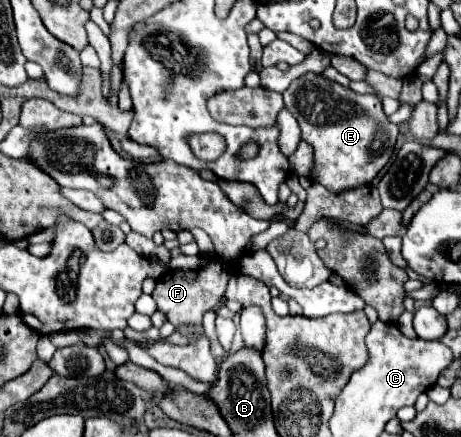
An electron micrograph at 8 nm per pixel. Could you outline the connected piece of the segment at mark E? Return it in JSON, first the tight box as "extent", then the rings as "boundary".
{"extent":[283,73,399,193],"boundary":[[[305,73],[295,79],[283,93],[283,99],[285,107],[299,121],[303,139],[315,147],[315,171],[311,179],[317,179],[329,191],[337,193],[371,183],[393,155],[399,127],[387,121],[381,99],[349,91],[317,73]]]}

